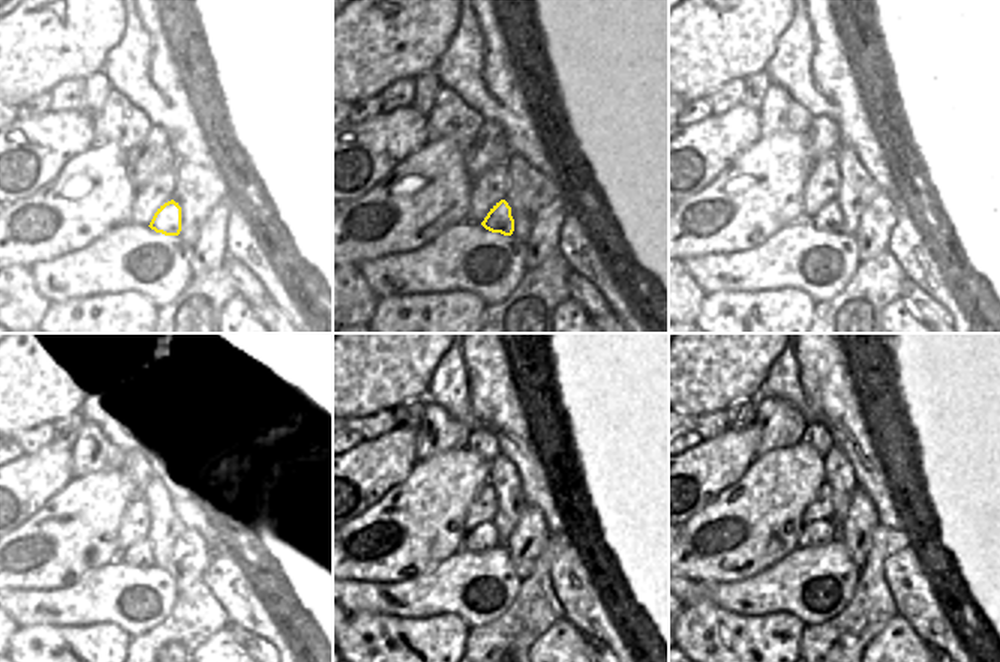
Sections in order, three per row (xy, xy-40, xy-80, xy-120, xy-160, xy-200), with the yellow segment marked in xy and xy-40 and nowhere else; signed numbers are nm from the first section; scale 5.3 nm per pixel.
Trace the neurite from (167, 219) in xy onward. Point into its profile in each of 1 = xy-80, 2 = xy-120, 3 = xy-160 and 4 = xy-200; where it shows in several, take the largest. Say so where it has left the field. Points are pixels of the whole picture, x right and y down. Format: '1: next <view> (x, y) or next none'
1: next xy-80 (829, 219)
2: next xy-120 (141, 554)
3: next xy-160 (483, 538)
4: next xy-200 (816, 533)

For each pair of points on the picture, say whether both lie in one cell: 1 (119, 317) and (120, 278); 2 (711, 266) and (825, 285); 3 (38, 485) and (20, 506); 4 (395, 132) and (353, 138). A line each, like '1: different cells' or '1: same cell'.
1: different cells
2: same cell
3: same cell
4: same cell

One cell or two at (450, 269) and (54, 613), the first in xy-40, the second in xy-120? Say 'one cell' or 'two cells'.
one cell

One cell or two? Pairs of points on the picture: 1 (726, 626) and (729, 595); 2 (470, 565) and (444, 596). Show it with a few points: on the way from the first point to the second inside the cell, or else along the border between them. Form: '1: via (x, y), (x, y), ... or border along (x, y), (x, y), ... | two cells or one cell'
1: border along (693, 604), (712, 602), (744, 616), (762, 616) | two cells
2: via (468, 572), (452, 589) | one cell

